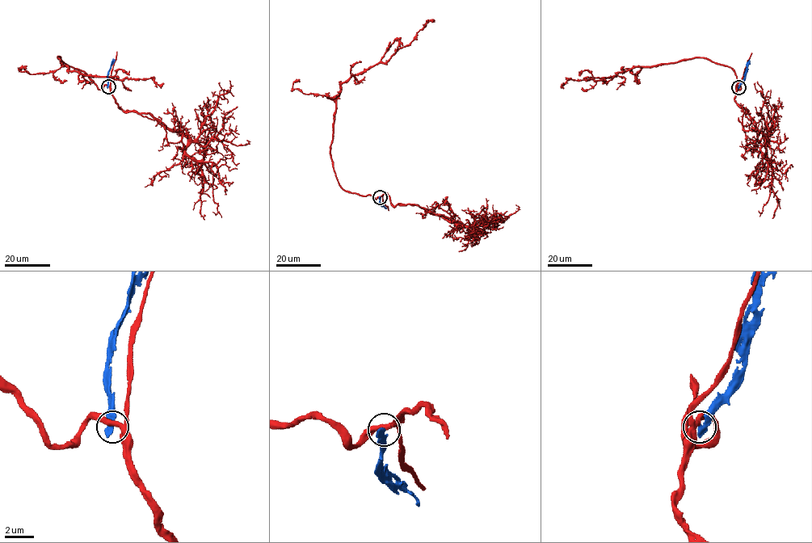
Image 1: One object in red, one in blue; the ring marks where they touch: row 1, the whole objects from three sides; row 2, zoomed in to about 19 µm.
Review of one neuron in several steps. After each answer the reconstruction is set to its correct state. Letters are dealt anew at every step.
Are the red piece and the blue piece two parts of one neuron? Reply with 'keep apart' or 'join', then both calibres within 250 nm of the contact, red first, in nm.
keep apart | 360/420 nm

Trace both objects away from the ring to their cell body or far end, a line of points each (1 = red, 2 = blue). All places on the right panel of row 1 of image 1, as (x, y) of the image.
1: (738, 86), (737, 76), (732, 69), (703, 57), (632, 67), (598, 80), (570, 78), (561, 84)
2: (738, 87), (743, 81), (749, 60)

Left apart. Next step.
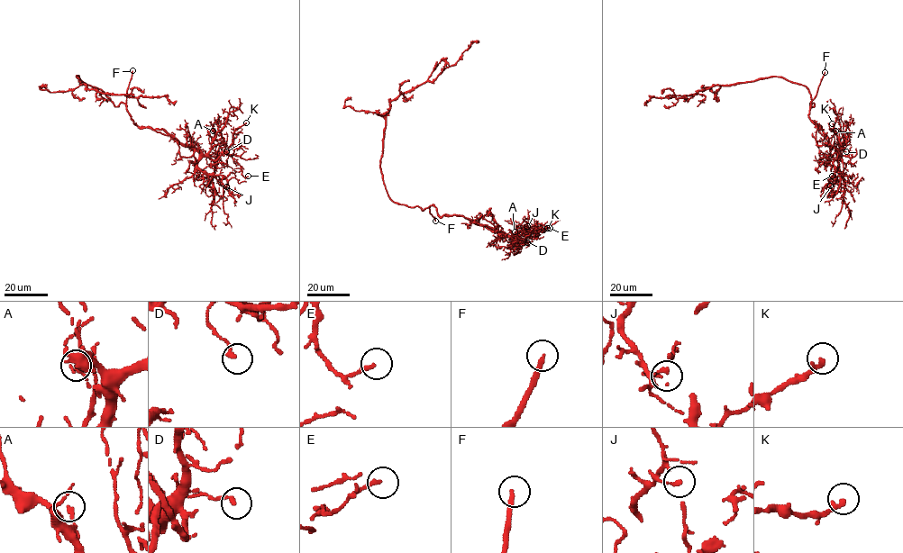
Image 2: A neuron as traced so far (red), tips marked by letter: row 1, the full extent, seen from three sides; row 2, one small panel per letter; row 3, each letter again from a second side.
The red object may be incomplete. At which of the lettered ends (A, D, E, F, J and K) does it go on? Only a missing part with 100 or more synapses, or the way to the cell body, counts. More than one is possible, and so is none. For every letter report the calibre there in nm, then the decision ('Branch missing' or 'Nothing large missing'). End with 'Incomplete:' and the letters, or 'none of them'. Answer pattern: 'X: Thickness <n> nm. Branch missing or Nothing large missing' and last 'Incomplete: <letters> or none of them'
A: Thickness 180 nm. Nothing large missing
D: Thickness 200 nm. Nothing large missing
E: Thickness 170 nm. Nothing large missing
F: Thickness 240 nm. Branch missing
J: Thickness 120 nm. Nothing large missing
K: Thickness 240 nm. Nothing large missing
Incomplete: F

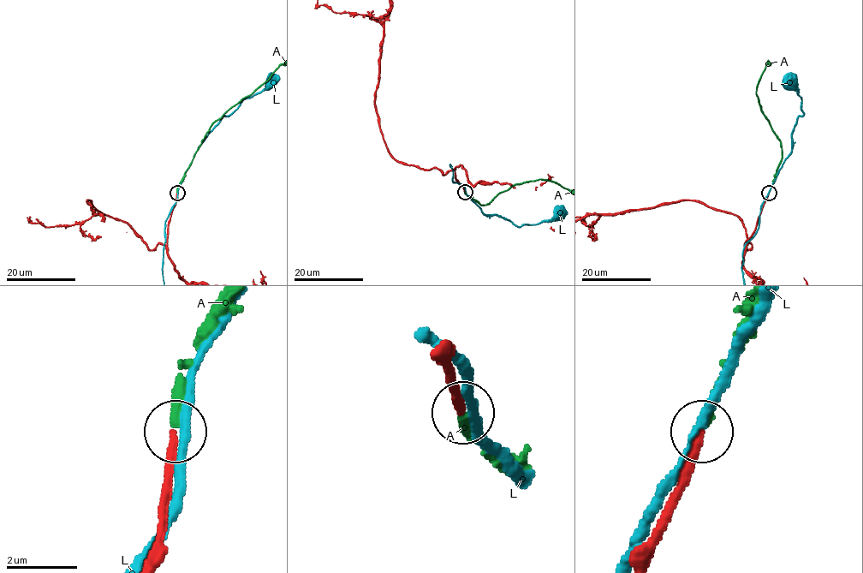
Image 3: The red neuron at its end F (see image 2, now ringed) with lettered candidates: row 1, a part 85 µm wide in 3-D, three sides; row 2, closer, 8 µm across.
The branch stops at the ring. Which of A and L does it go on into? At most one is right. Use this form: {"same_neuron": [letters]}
{"same_neuron": ["A"]}

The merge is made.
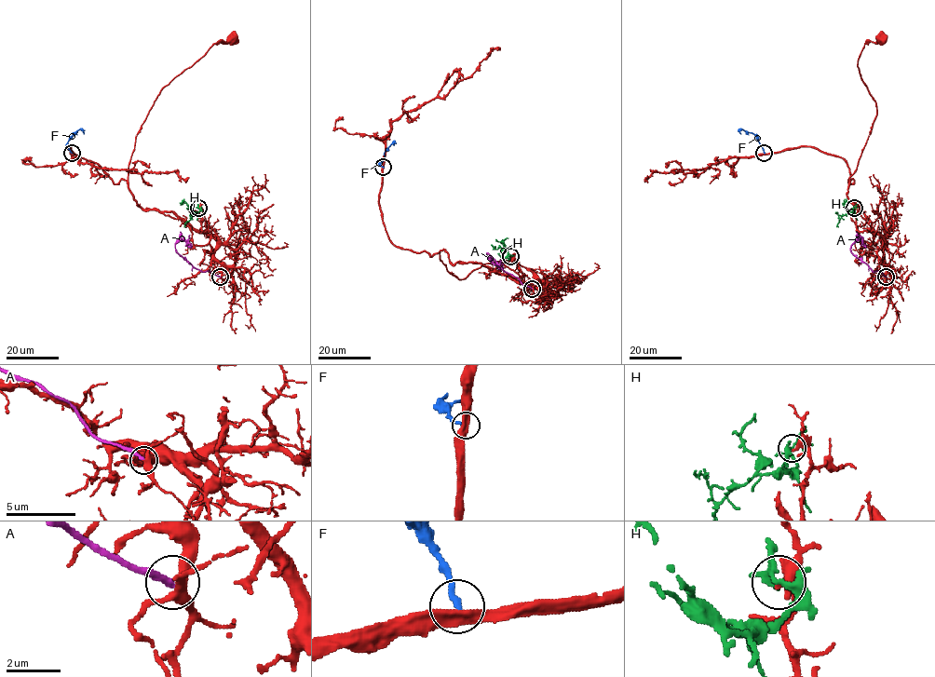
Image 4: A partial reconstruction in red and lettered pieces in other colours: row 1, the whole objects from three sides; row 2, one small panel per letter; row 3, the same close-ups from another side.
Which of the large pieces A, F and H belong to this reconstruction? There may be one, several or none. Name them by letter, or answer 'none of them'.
F

